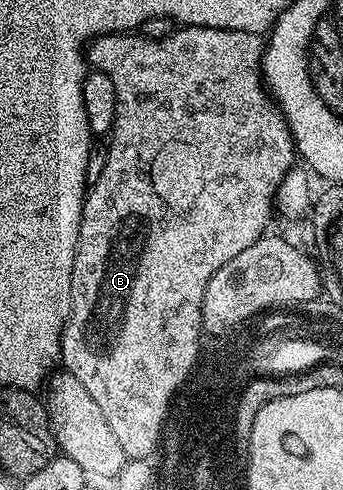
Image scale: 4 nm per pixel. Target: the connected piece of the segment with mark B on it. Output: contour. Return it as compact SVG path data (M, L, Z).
M184 25L176 30L180 31L170 32L165 39L143 39L140 33L97 35L86 47L87 66L100 71L106 77L110 77L110 81L113 82L114 93L116 94L116 119L113 121L110 138L107 140L108 156L106 157L106 166L104 166L102 173L98 176L98 181L94 181L87 188L84 197L84 208L82 209L80 228L78 229L78 245L74 253L74 269L72 270L72 280L70 281L70 313L68 314L67 321L64 322L64 332L60 338L60 357L63 370L70 372L74 377L78 377L78 381L82 381L82 386L86 389L86 393L90 393L90 397L94 397L98 409L102 409L102 414L105 415L106 421L114 433L114 437L118 437L118 445L122 445L122 448L127 448L128 451L132 452L132 455L141 455L141 452L146 452L152 447L153 439L156 438L157 428L160 426L161 415L164 414L165 403L168 402L168 395L172 394L172 391L168 391L168 387L176 387L177 383L180 383L180 379L184 378L185 372L188 371L193 355L202 353L202 345L200 345L200 339L202 340L202 328L200 325L202 321L202 297L206 293L206 285L210 285L210 277L214 277L214 273L218 273L218 269L222 269L222 265L226 265L226 261L230 261L230 257L238 257L238 253L242 253L242 249L250 249L250 245L254 245L254 241L264 238L269 230L268 222L271 221L272 215L274 216L274 204L278 189L282 185L286 173L298 159L296 143L292 139L288 122L284 120L283 113L276 106L264 82L262 64L266 46L265 40L257 32L239 31L238 29L214 29L213 27L190 27Z

